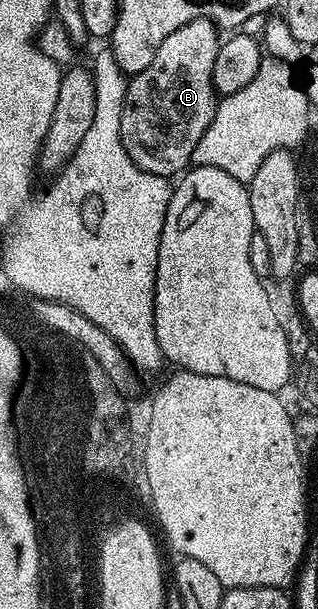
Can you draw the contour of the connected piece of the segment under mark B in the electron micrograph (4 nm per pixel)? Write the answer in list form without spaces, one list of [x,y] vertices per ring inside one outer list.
[[[208,18],[190,20],[162,40],[154,60],[142,72],[128,78],[120,139],[126,156],[140,170],[171,179],[172,174],[179,175],[193,165],[194,148],[216,115],[214,58],[221,43],[217,26]]]

